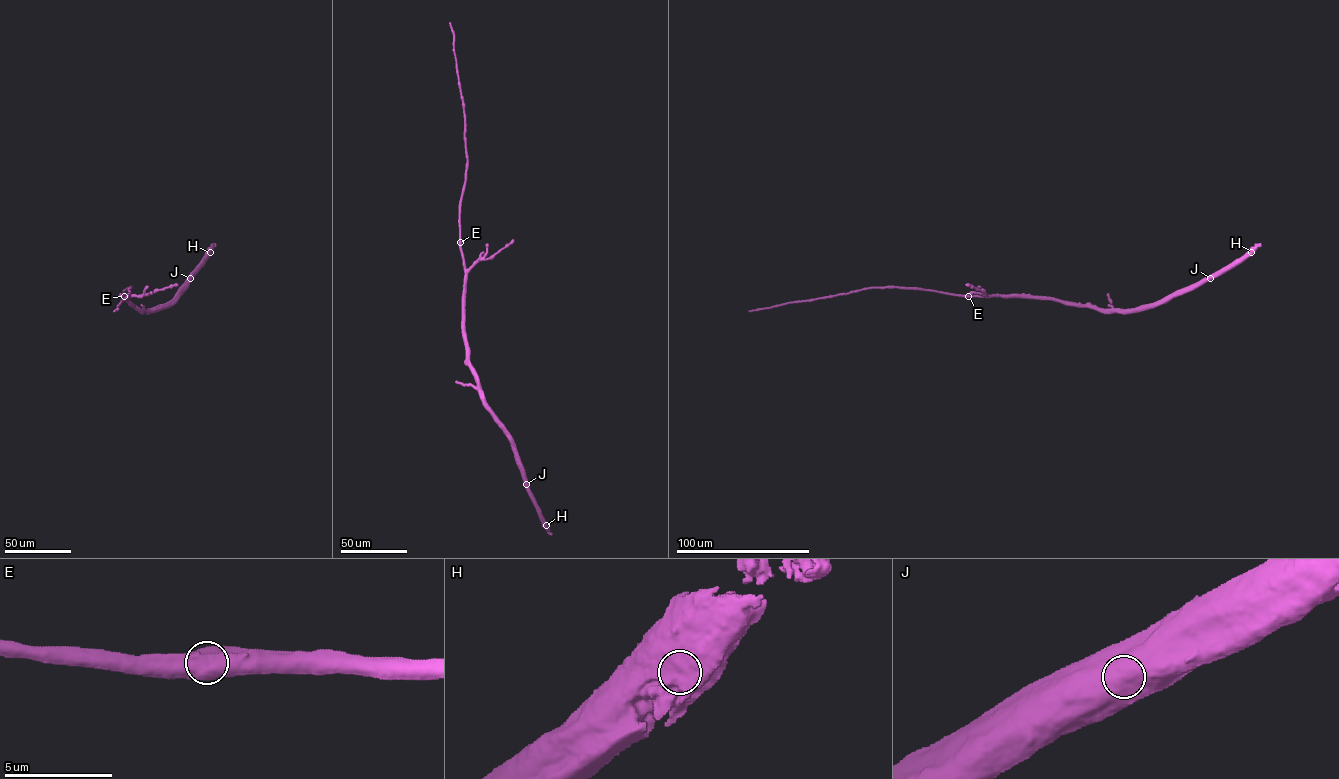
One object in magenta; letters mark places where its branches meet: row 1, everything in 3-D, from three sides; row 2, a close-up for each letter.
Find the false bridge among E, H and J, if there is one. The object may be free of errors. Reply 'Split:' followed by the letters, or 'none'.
Split: none

